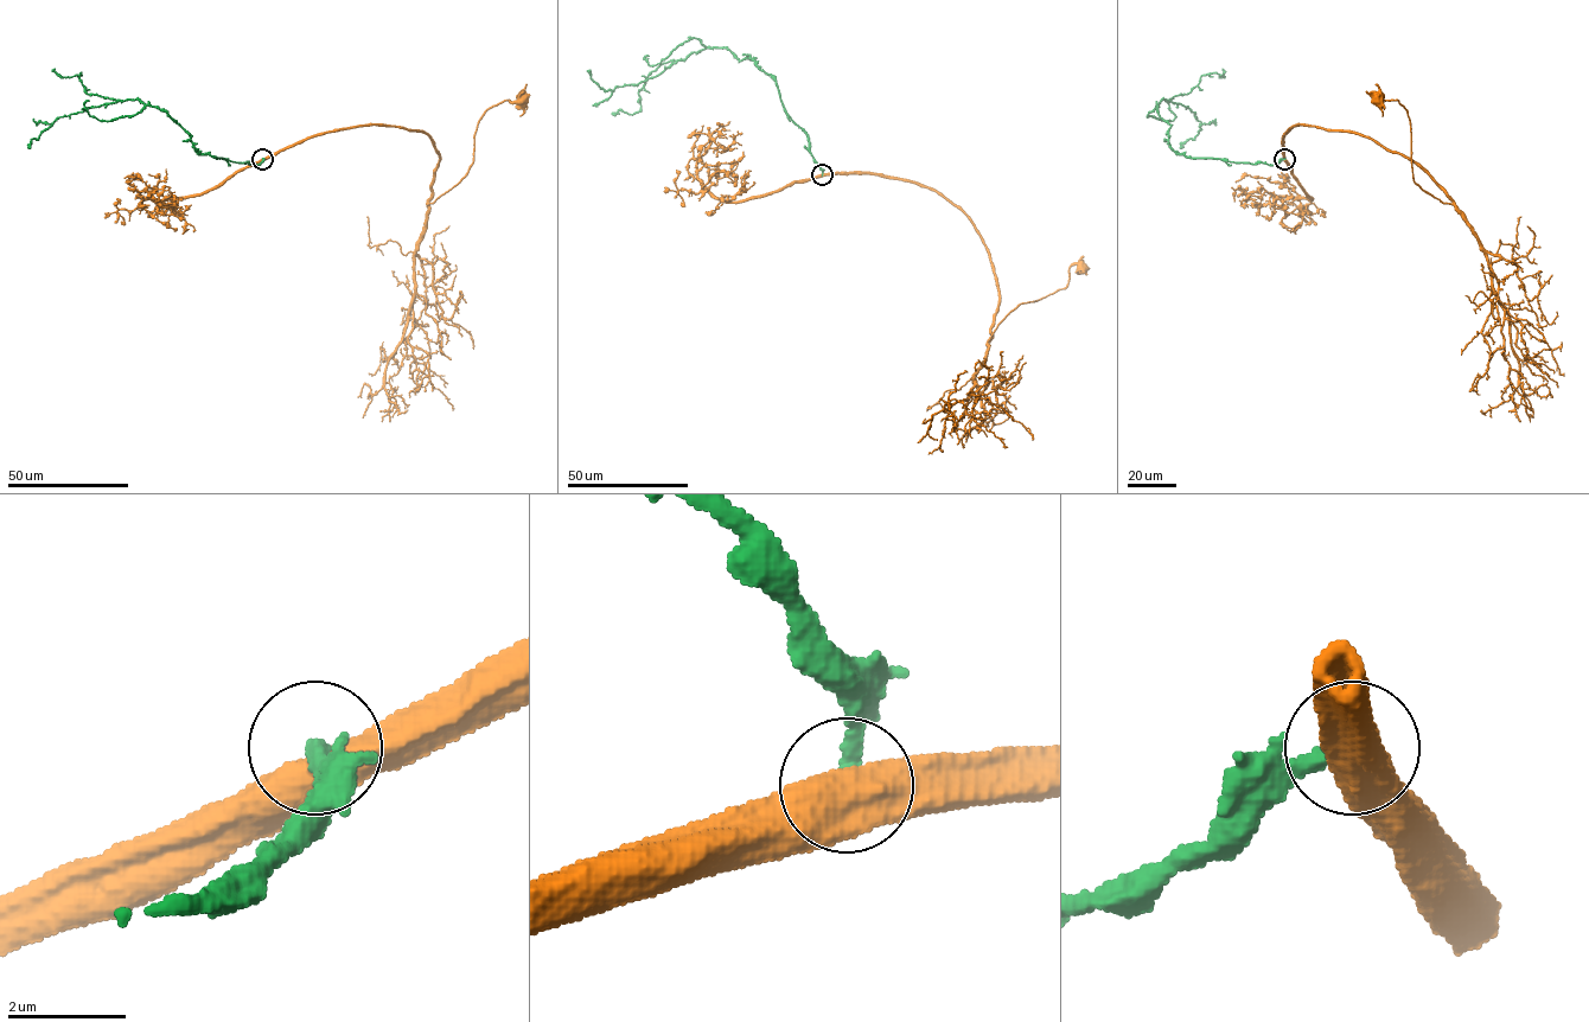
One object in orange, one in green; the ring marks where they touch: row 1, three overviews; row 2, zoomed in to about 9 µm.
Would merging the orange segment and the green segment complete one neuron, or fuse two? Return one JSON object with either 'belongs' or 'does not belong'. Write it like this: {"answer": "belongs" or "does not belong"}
{"answer": "does not belong"}

